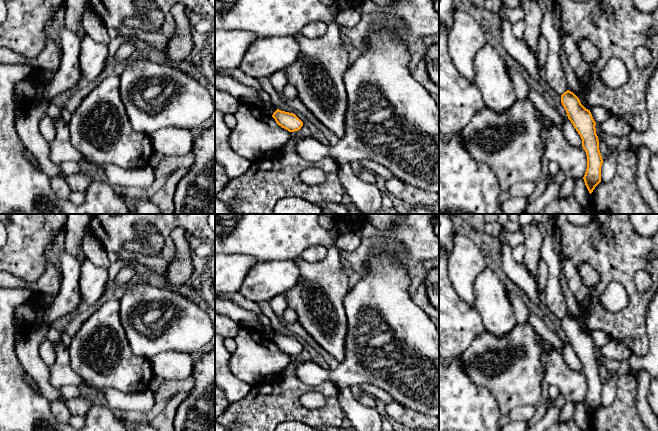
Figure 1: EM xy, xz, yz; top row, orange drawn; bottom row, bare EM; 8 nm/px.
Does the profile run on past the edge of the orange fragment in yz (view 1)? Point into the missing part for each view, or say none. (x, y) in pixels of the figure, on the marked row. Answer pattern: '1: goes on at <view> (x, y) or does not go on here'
1: does not go on here

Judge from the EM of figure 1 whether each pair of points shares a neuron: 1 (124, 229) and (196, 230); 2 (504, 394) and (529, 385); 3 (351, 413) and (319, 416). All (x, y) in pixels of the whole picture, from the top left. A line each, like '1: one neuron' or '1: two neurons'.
1: one neuron
2: one neuron
3: two neurons

